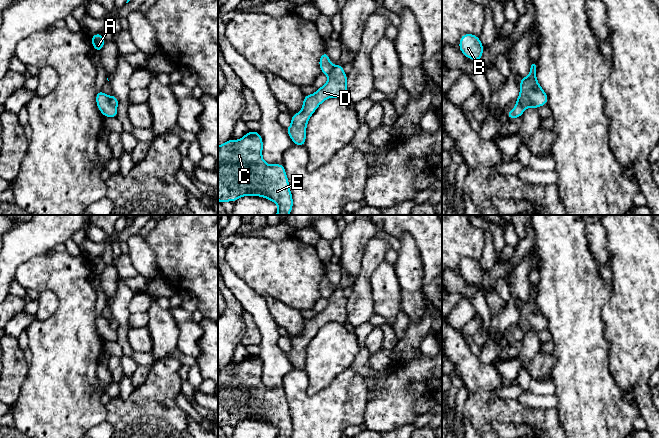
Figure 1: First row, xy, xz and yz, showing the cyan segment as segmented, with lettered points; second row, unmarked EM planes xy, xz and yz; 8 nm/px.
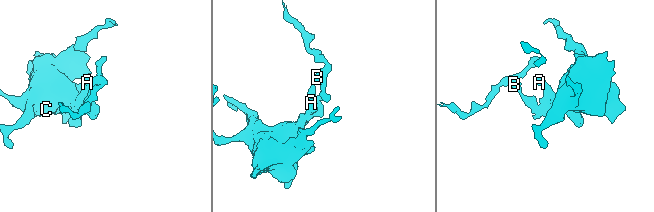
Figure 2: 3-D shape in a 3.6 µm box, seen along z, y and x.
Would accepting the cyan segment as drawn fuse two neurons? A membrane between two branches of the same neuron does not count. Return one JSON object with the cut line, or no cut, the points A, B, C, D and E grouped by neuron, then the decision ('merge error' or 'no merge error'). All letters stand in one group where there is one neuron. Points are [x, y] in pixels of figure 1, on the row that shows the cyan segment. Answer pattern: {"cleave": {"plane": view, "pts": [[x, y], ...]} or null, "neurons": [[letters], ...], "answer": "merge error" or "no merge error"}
{"cleave": {"plane": "xy", "pts": [[108, 97], [109, 101], [116, 108]]}, "neurons": [["A", "C", "D", "E"], ["B"]], "answer": "merge error"}

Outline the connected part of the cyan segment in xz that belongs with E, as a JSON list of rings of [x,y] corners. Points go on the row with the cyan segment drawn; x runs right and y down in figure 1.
[[[249,131],[239,140],[229,139],[218,146],[218,201],[235,202],[242,196],[261,196],[278,205],[275,215],[289,215],[293,198],[283,164],[268,165],[262,158],[263,141],[259,132]]]

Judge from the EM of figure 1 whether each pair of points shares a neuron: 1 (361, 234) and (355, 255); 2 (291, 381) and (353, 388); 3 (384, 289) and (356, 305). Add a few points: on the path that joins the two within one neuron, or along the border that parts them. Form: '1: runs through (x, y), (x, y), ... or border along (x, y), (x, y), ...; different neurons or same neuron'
1: runs through (356, 239), (355, 250); same neuron
2: runs through (306, 397), (308, 399), (337, 399); same neuron
3: border along (373, 271), (370, 286), (372, 307), (375, 312); different neurons

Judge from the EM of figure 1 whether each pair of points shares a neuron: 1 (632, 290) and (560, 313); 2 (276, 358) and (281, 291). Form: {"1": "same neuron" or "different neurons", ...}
{"1": "different neurons", "2": "different neurons"}

